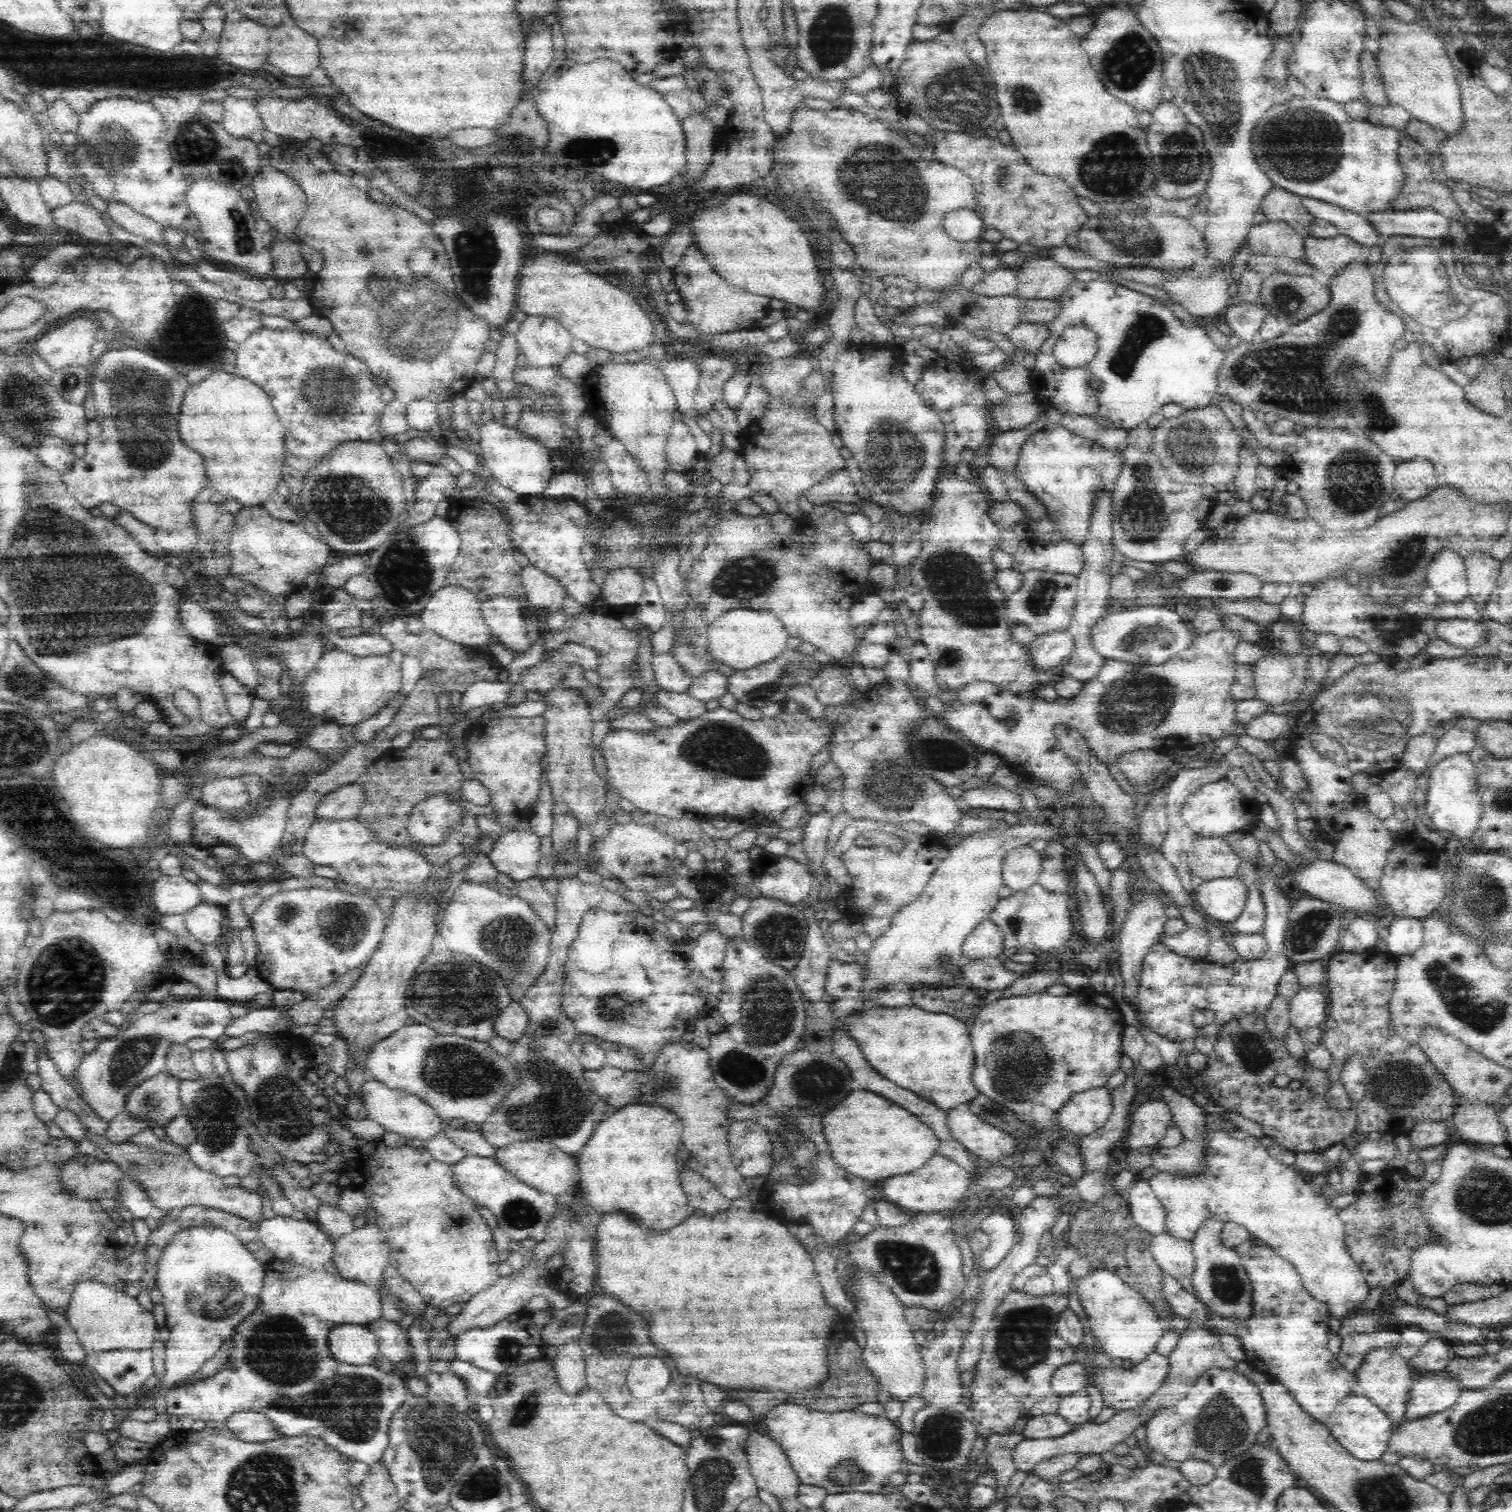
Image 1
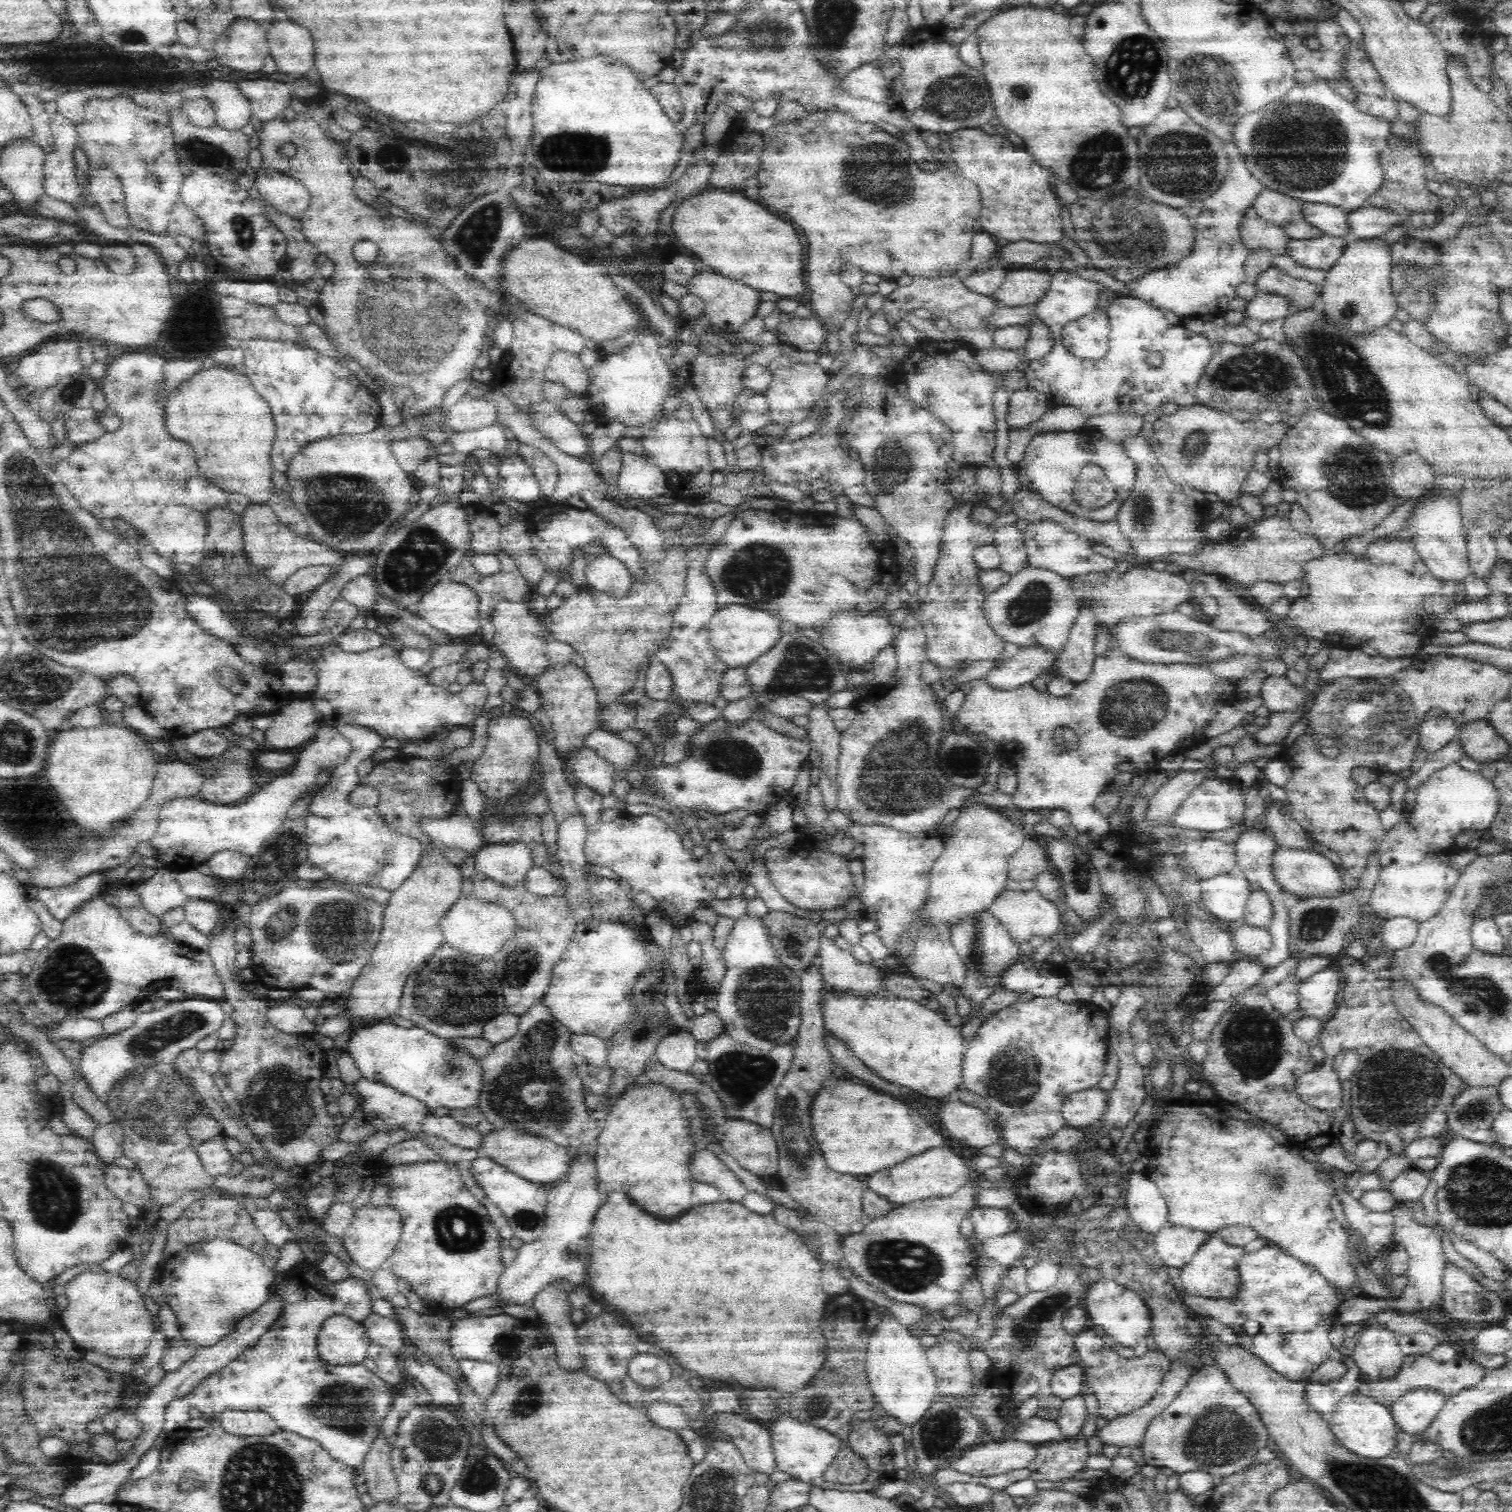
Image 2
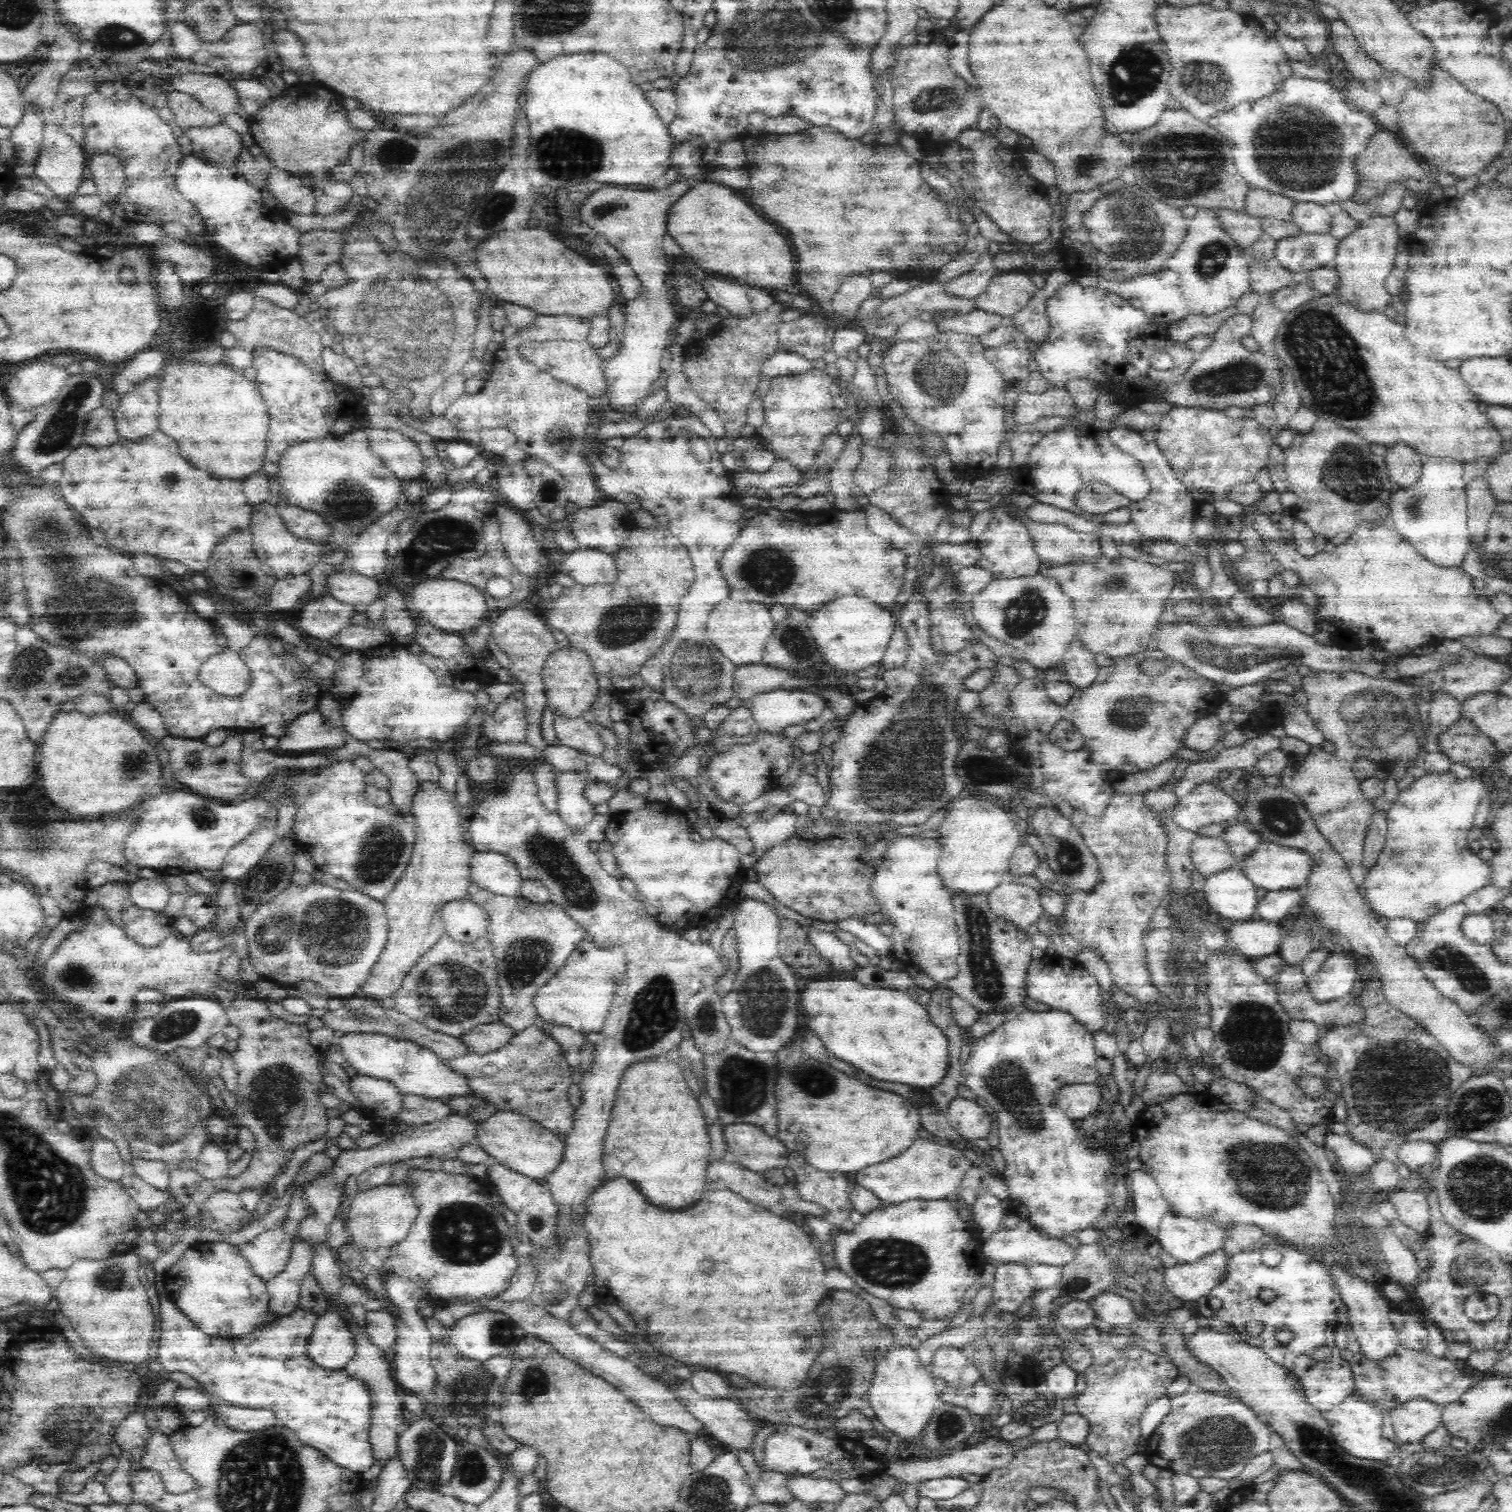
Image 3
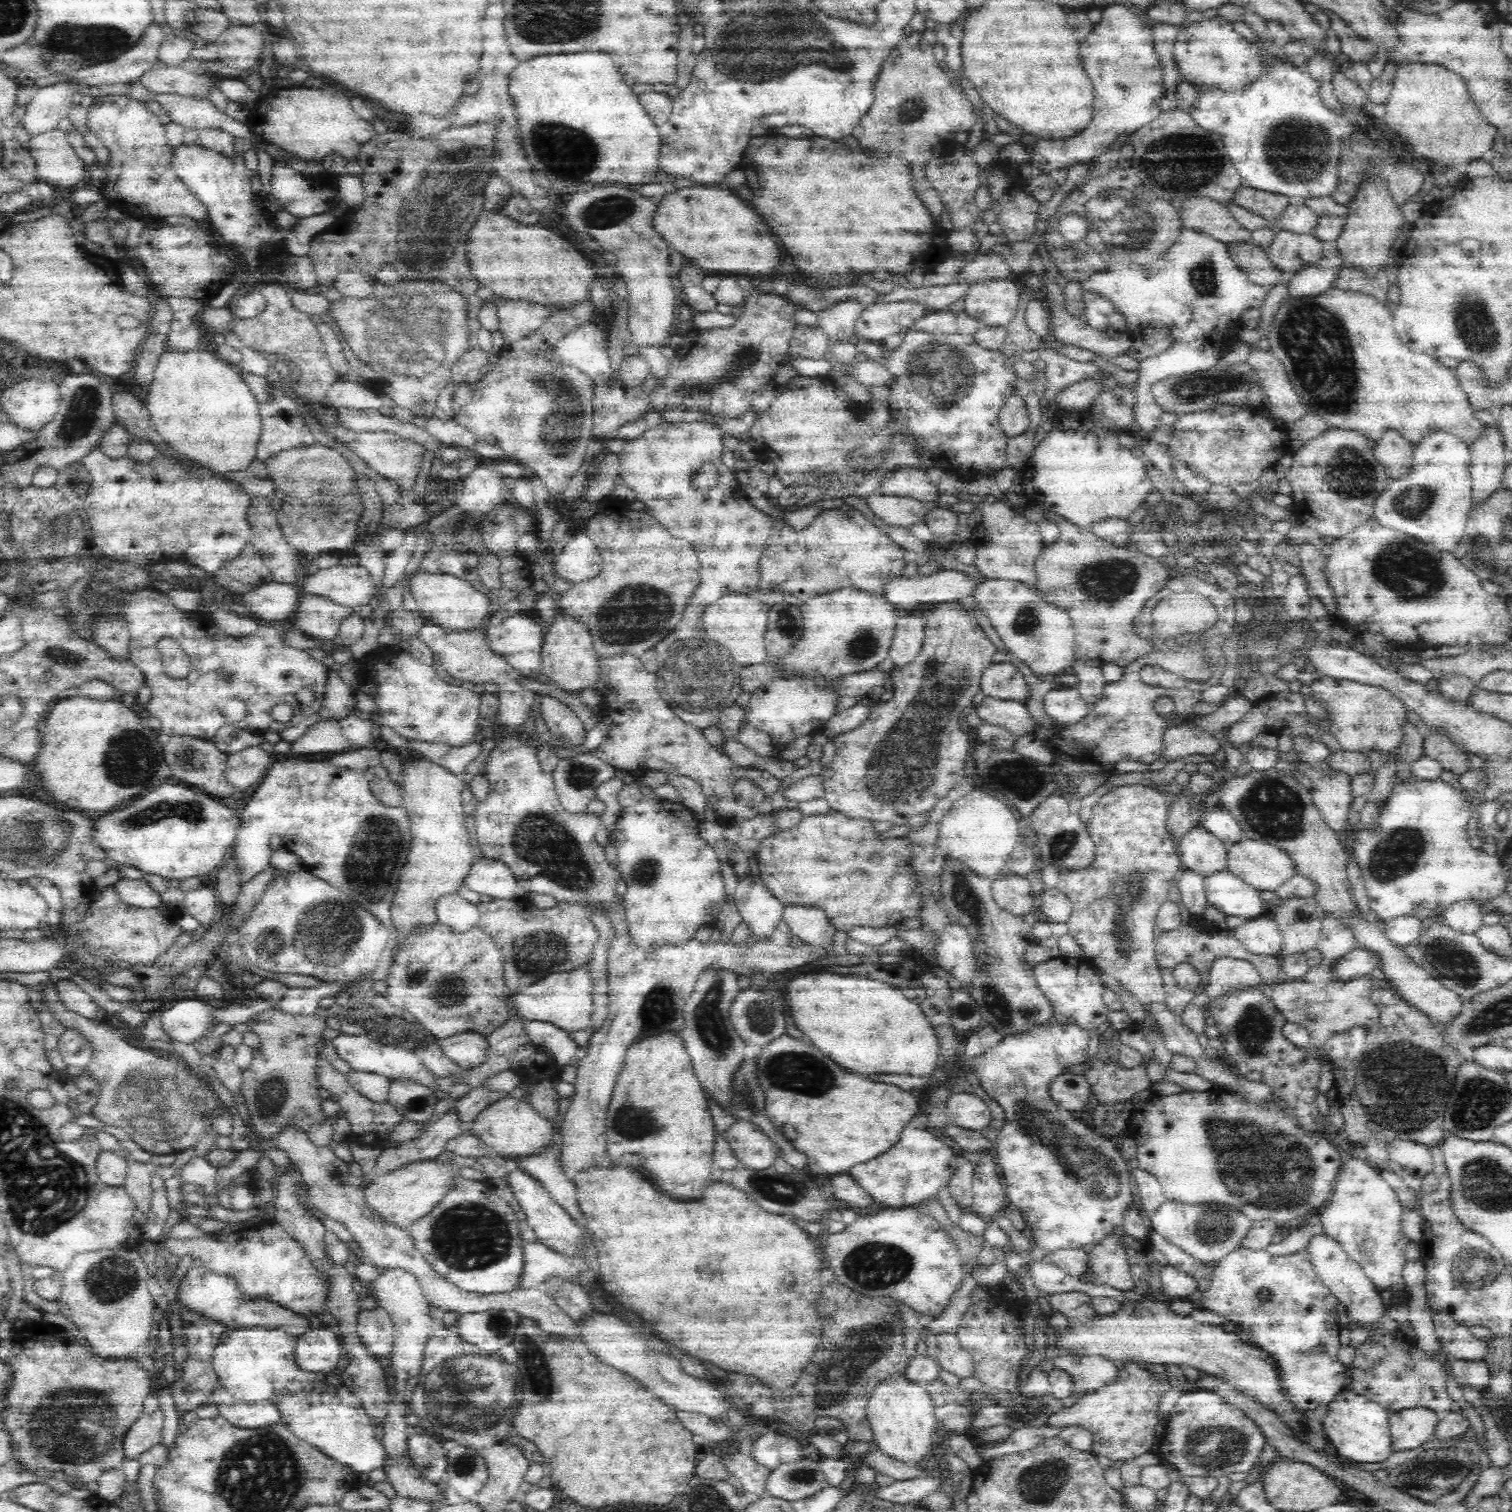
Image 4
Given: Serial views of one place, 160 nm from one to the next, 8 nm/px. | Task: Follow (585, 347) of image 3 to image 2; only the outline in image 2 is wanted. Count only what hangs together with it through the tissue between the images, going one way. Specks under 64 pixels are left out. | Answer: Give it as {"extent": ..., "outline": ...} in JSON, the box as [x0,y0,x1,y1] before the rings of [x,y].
{"extent":[545,349,590,395],"outline":[[[558,349],[550,354],[545,368],[546,380],[564,385],[572,395],[586,395],[590,375],[582,364],[582,352]]]}

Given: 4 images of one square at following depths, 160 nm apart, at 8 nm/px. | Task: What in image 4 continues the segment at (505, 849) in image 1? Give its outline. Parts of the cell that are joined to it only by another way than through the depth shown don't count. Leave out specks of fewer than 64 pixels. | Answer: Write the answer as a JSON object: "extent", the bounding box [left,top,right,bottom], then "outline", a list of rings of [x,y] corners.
{"extent":[463,857,526,901],"outline":[[[485,857],[475,859],[464,877],[463,886],[472,892],[500,900],[514,901],[526,892],[506,864]]]}

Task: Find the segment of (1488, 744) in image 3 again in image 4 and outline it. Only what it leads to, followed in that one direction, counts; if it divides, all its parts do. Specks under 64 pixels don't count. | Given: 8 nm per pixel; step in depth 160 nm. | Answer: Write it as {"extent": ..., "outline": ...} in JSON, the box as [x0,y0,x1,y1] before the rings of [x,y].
{"extent":[1423,732,1469,776],"outline":[[[1436,732],[1424,737],[1423,755],[1435,760],[1442,770],[1456,772],[1458,776],[1469,771],[1468,754],[1447,740],[1445,732]]]}

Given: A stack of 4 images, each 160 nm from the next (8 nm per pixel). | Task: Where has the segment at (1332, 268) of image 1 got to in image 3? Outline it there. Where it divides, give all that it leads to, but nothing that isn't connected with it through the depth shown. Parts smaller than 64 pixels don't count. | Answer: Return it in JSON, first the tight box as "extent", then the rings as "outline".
{"extent":[1274,232,1338,276],"outline":[[[1300,232],[1277,240],[1274,257],[1280,263],[1280,266],[1300,276],[1314,269],[1334,267],[1337,244],[1338,240],[1332,238],[1328,232],[1324,234],[1306,234]]]}

